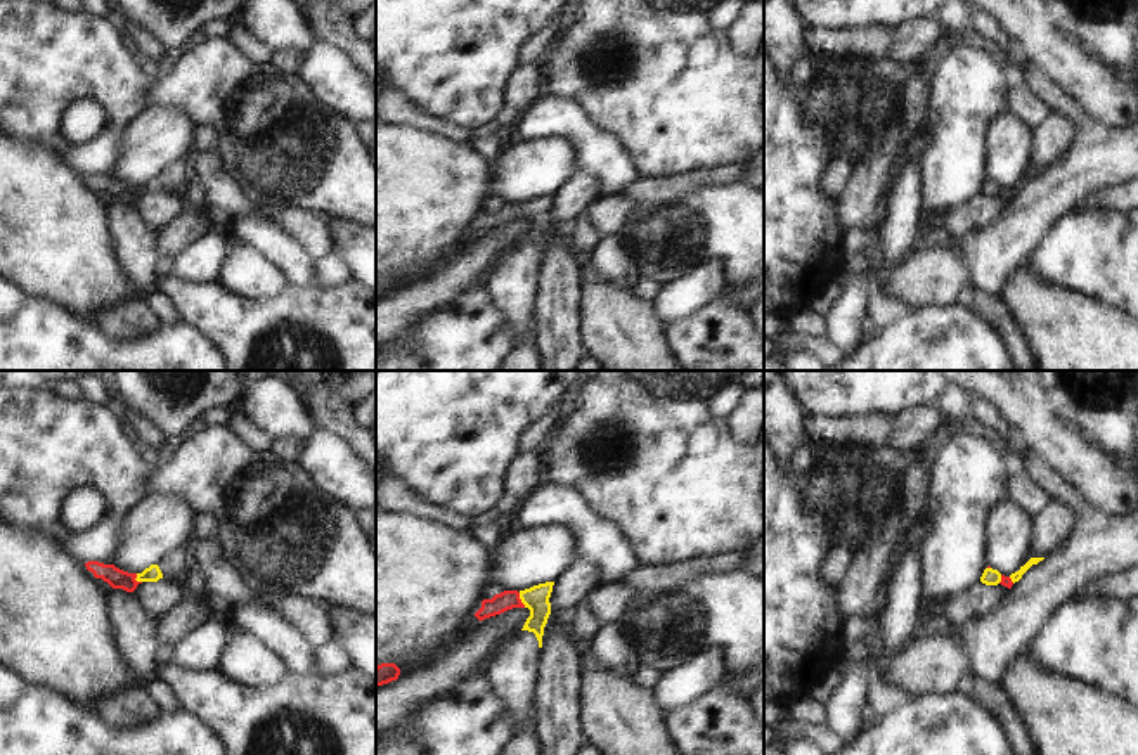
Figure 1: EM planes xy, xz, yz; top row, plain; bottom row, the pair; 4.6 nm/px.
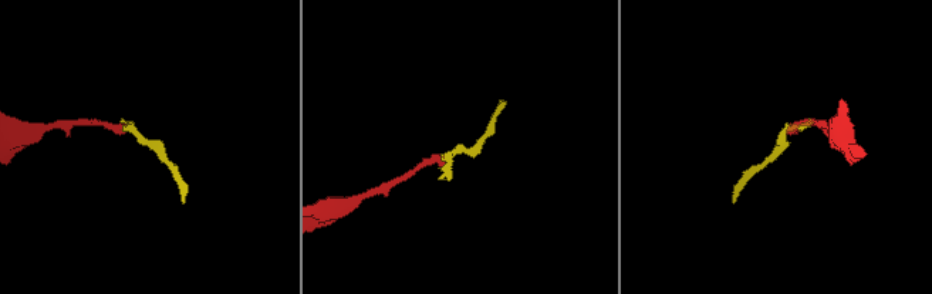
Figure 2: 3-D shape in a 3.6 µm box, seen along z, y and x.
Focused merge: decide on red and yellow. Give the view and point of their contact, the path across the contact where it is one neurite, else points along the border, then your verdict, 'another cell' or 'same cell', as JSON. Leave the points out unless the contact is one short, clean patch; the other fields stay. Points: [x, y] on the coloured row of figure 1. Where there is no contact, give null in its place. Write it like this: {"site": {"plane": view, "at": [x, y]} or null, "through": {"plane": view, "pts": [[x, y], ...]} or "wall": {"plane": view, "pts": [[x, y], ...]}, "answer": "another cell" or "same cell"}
{"site": {"plane": "xz", "at": [520, 600]}, "through": {"plane": "xz", "pts": [[508, 600], [520, 600], [536, 598]]}, "answer": "same cell"}

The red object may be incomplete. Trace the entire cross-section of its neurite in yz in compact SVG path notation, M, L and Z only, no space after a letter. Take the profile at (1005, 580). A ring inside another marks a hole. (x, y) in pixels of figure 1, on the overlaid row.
M1031 558L1024 566L1020 566L1018 571L1012 573L1010 577L1005 577L1001 575L998 570L993 570L993 568L986 568L982 577L980 577L980 582L986 584L986 585L1005 585L1008 589L1012 589L1012 585L1015 582L1018 582L1022 578L1022 575L1032 566L1032 565L1038 565L1039 561L1043 561L1044 558Z

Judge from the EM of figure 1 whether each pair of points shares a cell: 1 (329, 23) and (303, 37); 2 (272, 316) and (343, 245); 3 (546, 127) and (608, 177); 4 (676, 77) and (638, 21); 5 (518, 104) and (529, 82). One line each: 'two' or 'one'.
1: two
2: two
3: one
4: one
5: one

